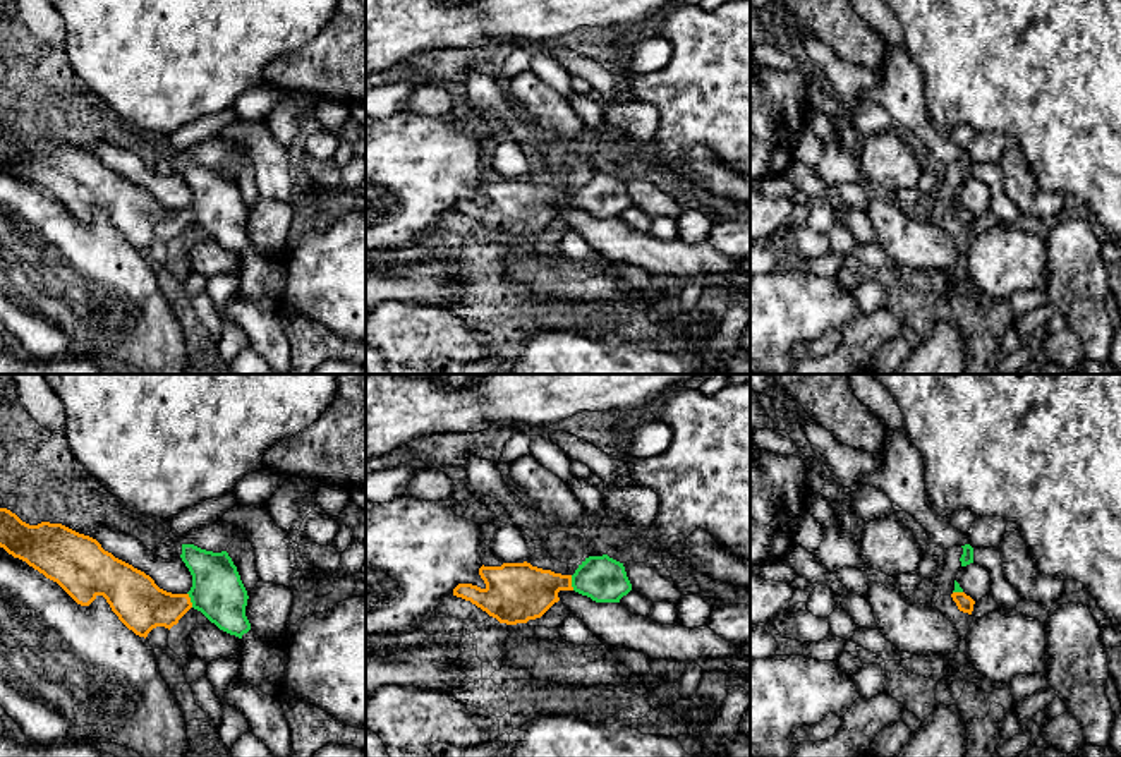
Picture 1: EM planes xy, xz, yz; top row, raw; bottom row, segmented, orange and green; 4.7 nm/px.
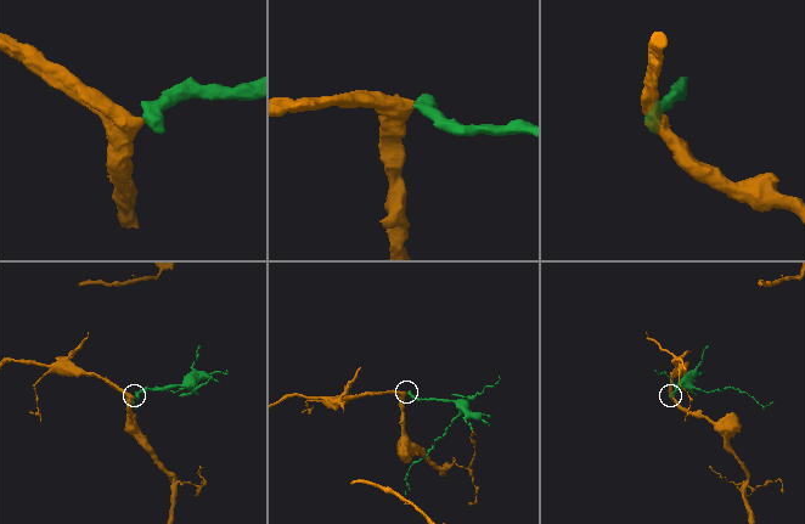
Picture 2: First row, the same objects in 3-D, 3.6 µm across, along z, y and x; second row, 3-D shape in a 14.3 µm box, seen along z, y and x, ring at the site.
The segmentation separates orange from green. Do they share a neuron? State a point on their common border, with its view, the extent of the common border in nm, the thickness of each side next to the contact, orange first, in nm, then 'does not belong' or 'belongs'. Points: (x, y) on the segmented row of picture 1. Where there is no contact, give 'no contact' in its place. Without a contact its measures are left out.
xz (570, 582) | 70 nm | 280/220 nm | belongs

